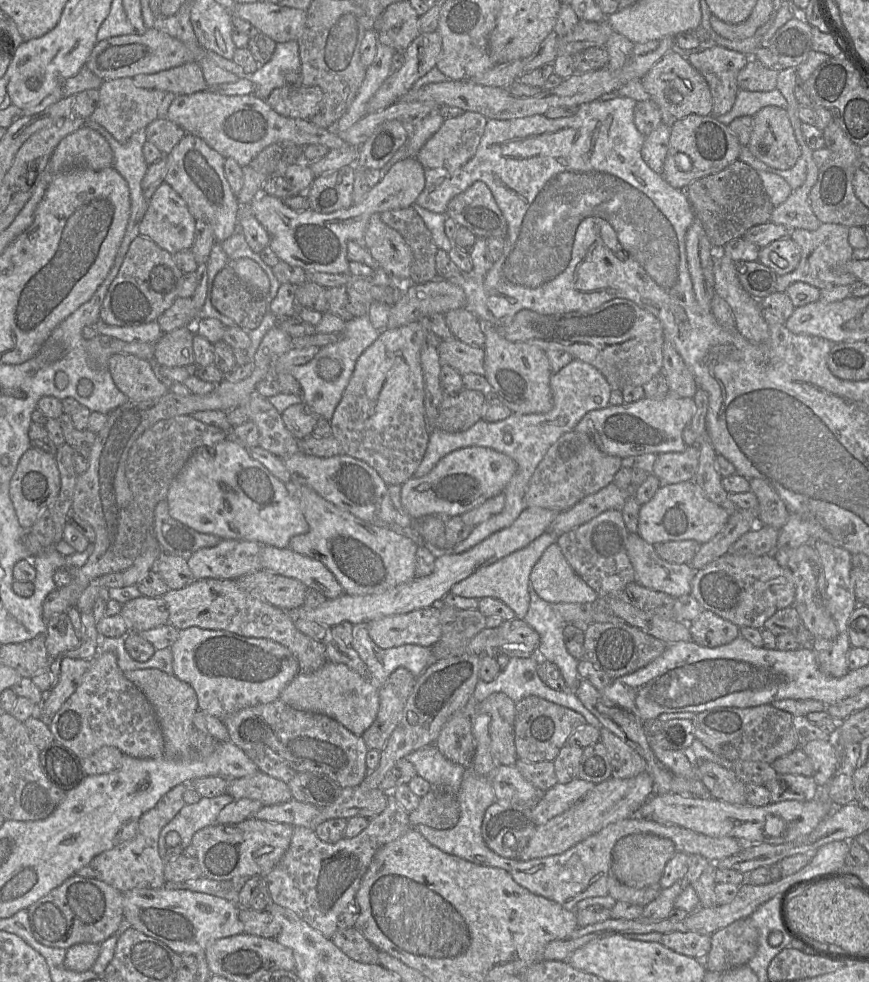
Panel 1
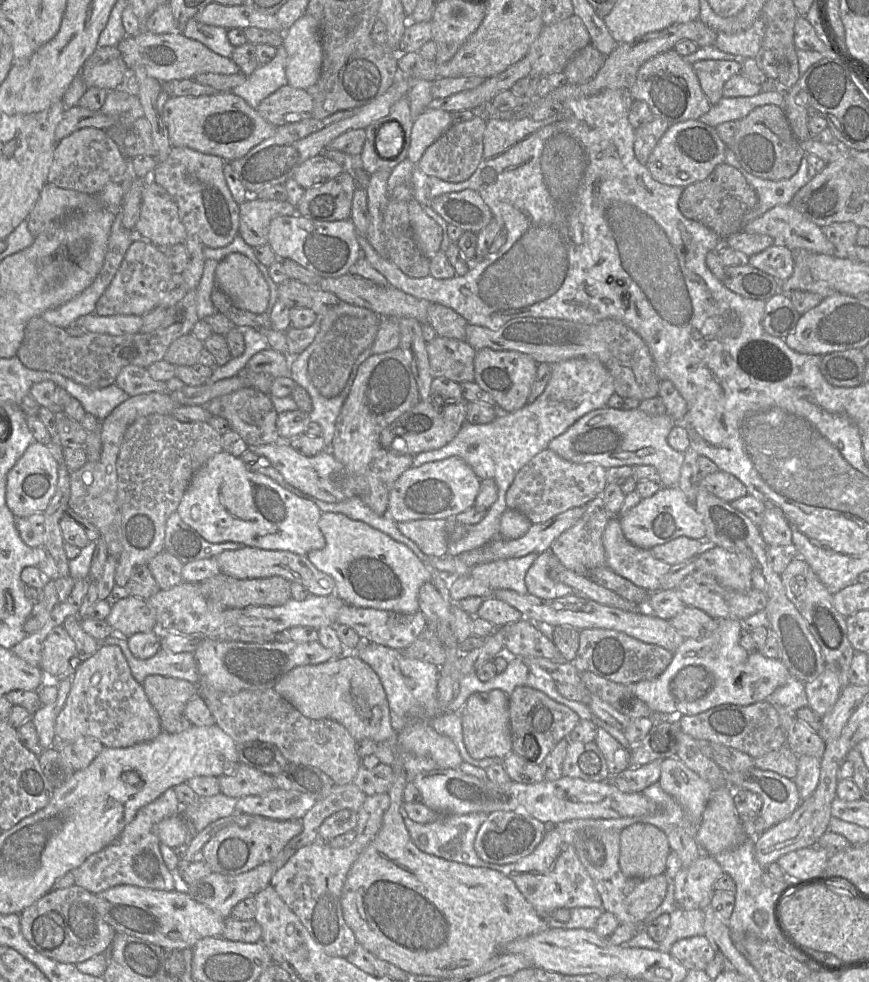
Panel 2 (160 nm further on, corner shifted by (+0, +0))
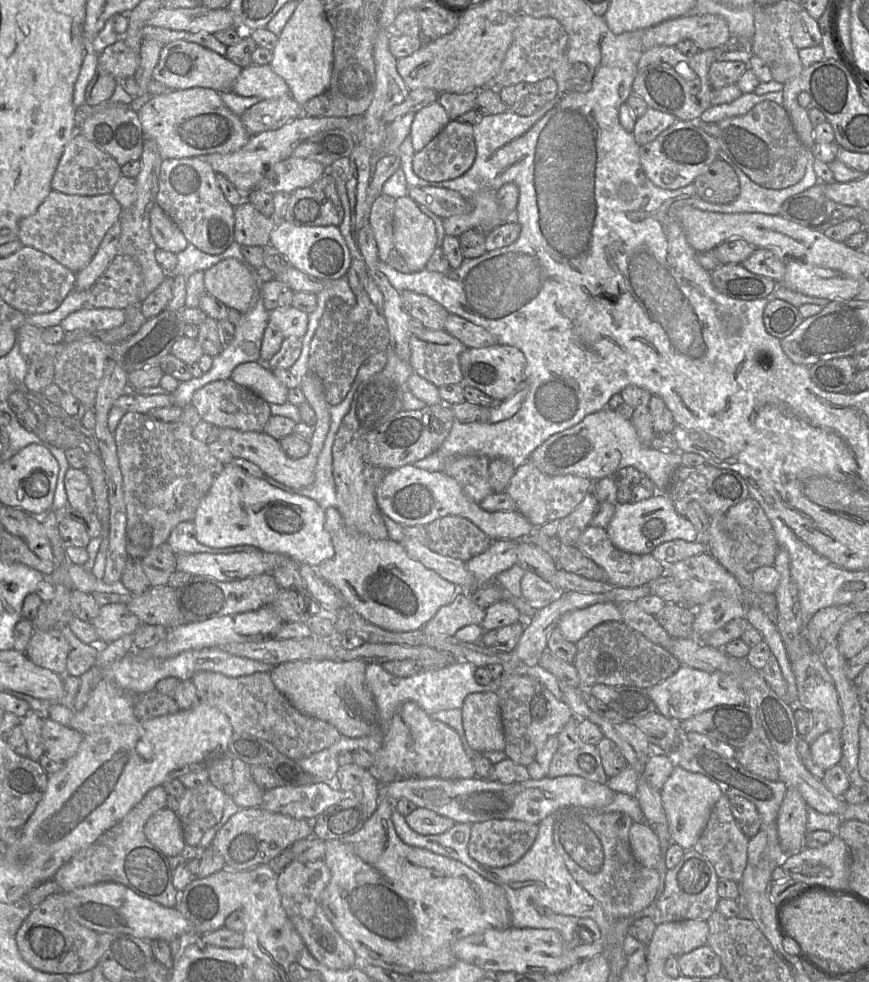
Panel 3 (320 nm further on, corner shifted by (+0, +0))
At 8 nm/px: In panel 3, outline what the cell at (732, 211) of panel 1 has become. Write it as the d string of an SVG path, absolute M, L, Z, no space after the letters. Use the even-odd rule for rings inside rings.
M715 159L694 184L703 201L716 205L729 204L740 193L738 176L725 160Z

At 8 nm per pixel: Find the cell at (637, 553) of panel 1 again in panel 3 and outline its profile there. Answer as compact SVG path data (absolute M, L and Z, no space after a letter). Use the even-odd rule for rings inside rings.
M588 526L579 536L575 546L589 556L607 575L614 587L636 588L666 575L666 565L650 554L632 554L616 548L608 538L605 528Z

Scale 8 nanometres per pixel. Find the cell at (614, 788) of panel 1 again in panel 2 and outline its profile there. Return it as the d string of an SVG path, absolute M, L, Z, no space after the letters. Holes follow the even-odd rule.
M656 759L639 767L629 766L616 775L610 775L608 782L623 792L642 792L660 779L663 759Z

